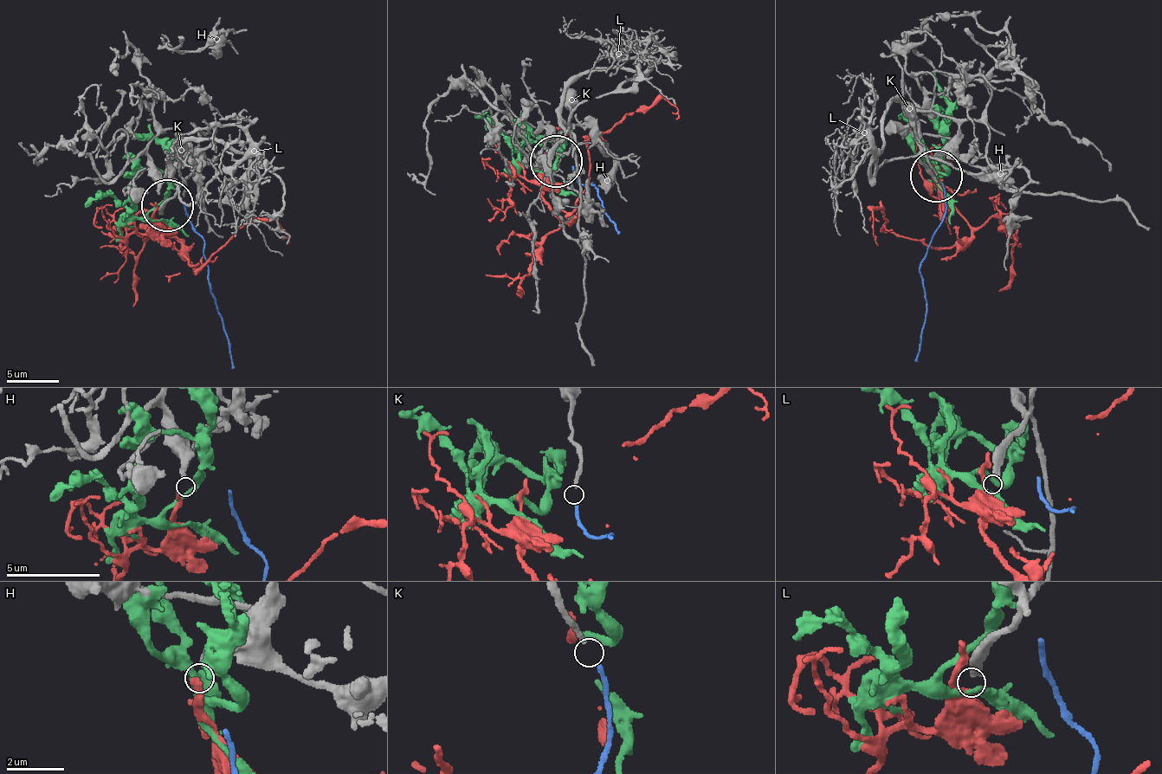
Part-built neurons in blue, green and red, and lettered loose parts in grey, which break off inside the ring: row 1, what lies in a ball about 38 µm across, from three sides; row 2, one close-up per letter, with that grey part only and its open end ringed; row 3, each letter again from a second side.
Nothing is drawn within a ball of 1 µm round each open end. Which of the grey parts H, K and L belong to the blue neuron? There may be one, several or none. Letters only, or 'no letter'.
K

